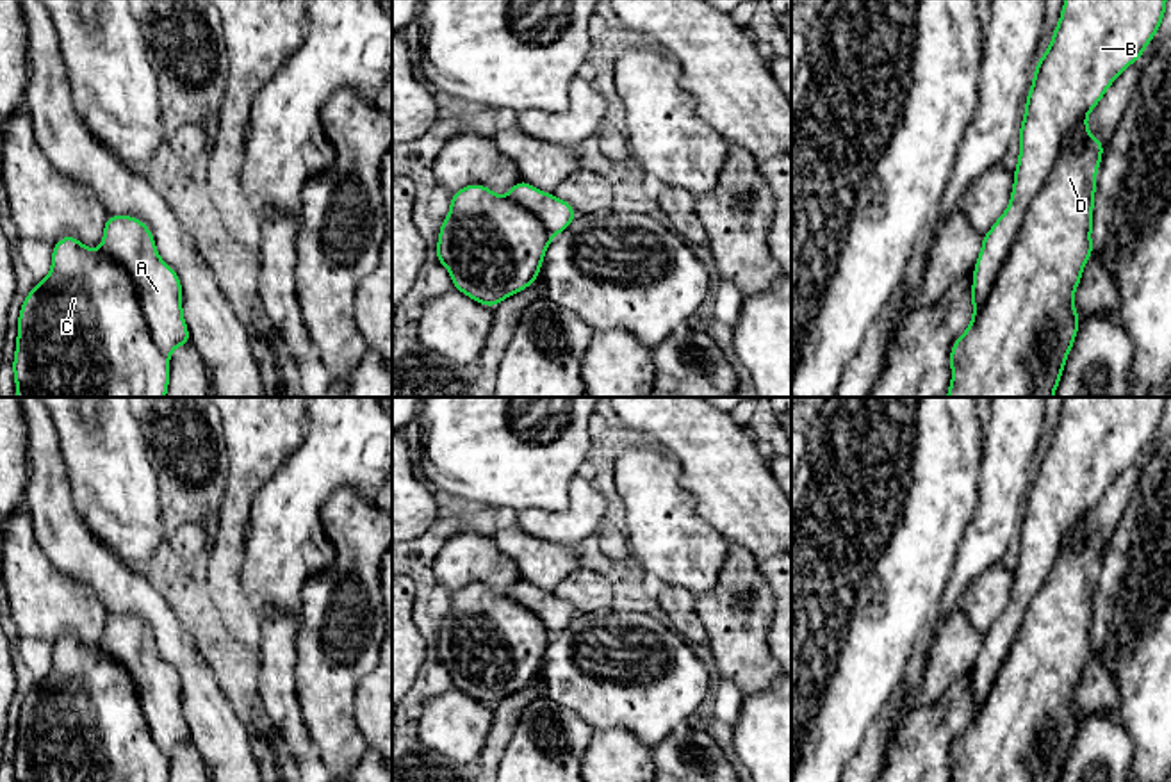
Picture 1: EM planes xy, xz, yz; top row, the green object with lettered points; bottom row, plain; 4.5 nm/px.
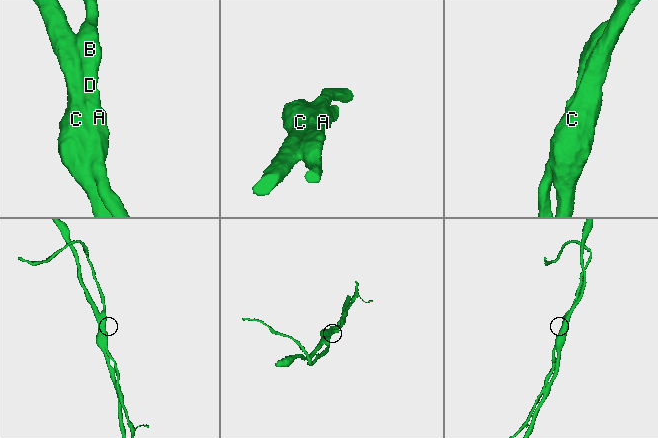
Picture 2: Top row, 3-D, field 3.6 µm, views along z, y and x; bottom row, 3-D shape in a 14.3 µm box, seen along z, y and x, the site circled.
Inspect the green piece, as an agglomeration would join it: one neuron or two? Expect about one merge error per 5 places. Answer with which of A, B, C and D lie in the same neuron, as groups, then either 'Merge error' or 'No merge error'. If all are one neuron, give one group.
Groups: A B / C D. Merge error

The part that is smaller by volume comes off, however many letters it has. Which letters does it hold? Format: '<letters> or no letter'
A, B

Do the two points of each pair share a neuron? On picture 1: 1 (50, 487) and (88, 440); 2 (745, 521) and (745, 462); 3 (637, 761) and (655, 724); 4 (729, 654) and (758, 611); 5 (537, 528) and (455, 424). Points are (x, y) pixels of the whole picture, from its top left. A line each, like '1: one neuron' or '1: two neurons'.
1: two neurons
2: one neuron
3: two neurons
4: one neuron
5: two neurons

